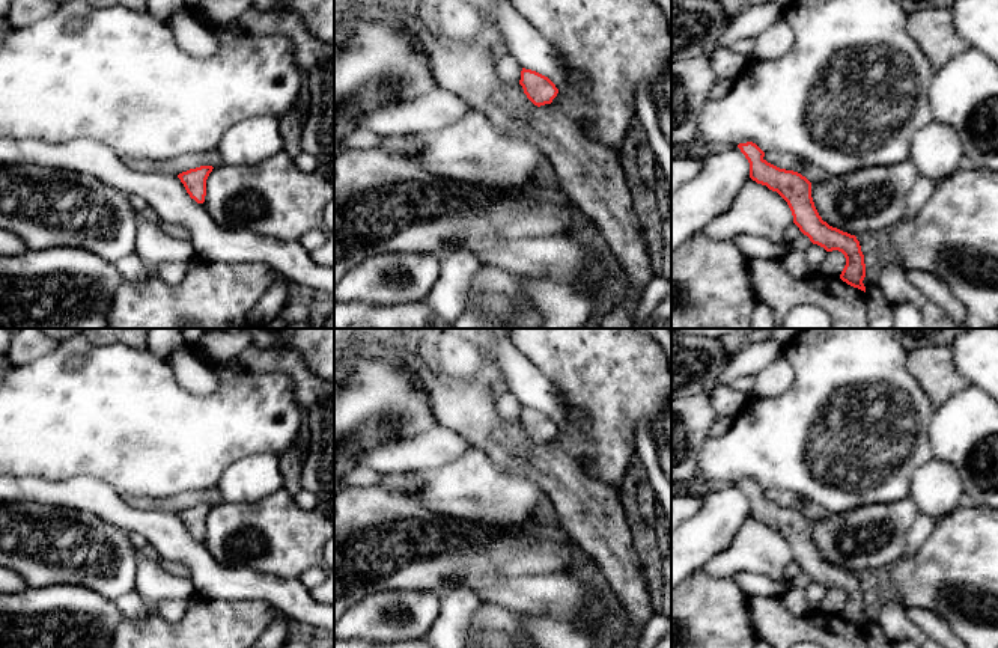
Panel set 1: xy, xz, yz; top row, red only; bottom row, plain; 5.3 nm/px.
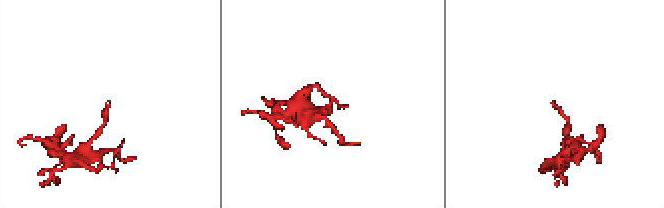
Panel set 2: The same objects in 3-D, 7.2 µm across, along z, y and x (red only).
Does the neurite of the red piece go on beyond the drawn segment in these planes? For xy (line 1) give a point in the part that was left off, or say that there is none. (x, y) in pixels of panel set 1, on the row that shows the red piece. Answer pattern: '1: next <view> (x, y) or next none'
1: next xy (187, 162)

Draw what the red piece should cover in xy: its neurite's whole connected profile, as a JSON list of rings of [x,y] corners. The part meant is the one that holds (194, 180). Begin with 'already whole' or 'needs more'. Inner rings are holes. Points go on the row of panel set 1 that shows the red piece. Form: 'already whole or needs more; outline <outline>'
needs more; outline [[[217,152],[212,154],[185,154],[175,160],[148,161],[123,160],[123,163],[138,172],[158,172],[176,175],[184,184],[187,193],[197,203],[205,202],[206,179],[215,166],[220,166]]]

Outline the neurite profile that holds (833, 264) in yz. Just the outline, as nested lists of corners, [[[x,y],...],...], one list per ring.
[[[832,250],[832,252],[828,252],[826,256],[823,258],[817,270],[817,274],[840,277],[844,265],[846,265],[844,255],[838,250]]]

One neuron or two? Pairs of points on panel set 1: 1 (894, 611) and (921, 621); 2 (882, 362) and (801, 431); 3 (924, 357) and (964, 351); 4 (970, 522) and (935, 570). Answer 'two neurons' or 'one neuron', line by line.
1: two neurons
2: one neuron
3: two neurons
4: one neuron

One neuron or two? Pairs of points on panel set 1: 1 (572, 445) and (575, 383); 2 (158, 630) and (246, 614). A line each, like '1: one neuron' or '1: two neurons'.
1: one neuron
2: one neuron

